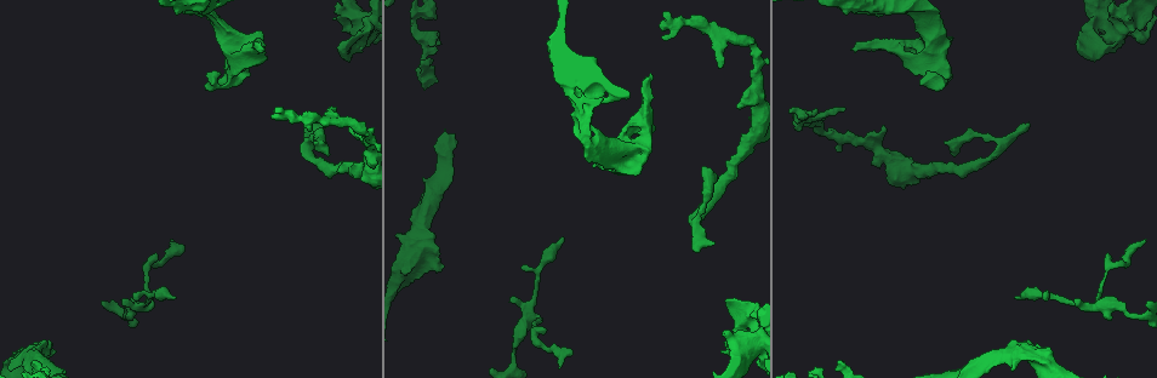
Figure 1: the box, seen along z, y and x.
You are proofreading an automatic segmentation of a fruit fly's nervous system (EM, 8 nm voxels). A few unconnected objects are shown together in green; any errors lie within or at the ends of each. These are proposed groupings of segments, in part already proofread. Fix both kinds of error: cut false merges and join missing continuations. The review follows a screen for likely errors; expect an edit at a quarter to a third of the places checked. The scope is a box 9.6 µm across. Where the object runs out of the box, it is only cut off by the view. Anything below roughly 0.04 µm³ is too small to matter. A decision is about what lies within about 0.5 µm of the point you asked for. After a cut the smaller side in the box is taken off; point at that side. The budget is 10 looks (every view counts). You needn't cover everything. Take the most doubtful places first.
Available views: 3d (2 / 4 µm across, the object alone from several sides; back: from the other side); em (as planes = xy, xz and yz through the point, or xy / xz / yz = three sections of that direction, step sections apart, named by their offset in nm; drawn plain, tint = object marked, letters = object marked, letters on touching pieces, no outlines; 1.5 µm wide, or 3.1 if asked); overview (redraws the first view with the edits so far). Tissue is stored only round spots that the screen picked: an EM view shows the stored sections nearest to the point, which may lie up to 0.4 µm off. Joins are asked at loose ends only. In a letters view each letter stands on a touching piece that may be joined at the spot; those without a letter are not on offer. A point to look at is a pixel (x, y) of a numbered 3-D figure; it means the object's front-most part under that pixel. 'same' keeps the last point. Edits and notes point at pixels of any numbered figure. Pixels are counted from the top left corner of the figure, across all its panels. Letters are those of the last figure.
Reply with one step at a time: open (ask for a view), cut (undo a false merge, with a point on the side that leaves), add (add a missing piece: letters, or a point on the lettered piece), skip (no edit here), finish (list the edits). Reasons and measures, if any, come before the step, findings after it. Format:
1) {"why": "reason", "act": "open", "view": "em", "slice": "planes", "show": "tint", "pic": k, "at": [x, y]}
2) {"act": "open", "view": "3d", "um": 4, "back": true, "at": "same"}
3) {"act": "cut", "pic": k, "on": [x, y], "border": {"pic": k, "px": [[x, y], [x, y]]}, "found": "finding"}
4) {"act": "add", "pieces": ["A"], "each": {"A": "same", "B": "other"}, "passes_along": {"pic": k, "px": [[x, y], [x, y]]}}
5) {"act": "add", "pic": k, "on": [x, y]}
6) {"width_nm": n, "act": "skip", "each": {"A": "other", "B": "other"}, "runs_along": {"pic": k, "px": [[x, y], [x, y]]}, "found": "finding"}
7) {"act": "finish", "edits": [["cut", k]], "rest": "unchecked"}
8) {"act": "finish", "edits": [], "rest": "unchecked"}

{"why": "branch stops here", "act": "open", "view": "em", "slice": "planes", "show": "letters", "pic": 1, "at": [853, 47]}

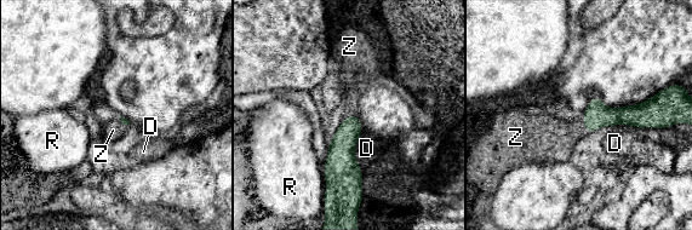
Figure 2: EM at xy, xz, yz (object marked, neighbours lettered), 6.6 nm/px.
{"act": "add", "pieces": ["Z"], "each": {"D": "other", "R": "other", "Z": "same"}, "passes_along": {"pic": 2, "px": [[596, 115], [584, 124], [550, 137]]}, "found": "the neuron continues"}

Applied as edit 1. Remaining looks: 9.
{"act": "open", "view": "overview"}

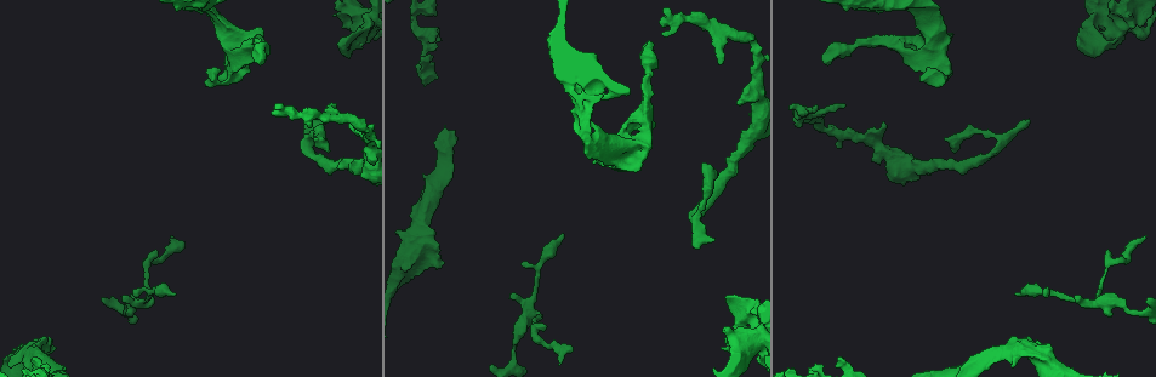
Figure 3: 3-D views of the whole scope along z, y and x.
{"why": "branch stops here", "act": "open", "view": "em", "slice": "yz", "step": 4, "show": "letters", "pic": 3, "at": [334, 16]}

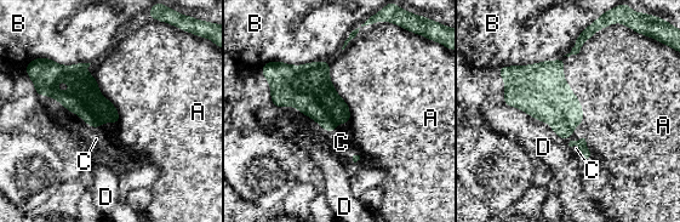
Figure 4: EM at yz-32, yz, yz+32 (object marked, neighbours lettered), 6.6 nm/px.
{"act": "open", "view": "em", "slice": "planes", "show": "letters", "at": "same"}

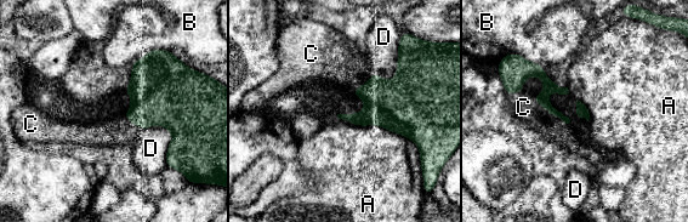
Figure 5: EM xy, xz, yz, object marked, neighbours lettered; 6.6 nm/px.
{"act": "add", "pieces": ["C"], "each": {"A": "other", "B": "other", "C": "same", "D": "other"}, "found": "the neuron continues"}

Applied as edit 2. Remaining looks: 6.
{"why": "redraw", "act": "open", "view": "overview"}

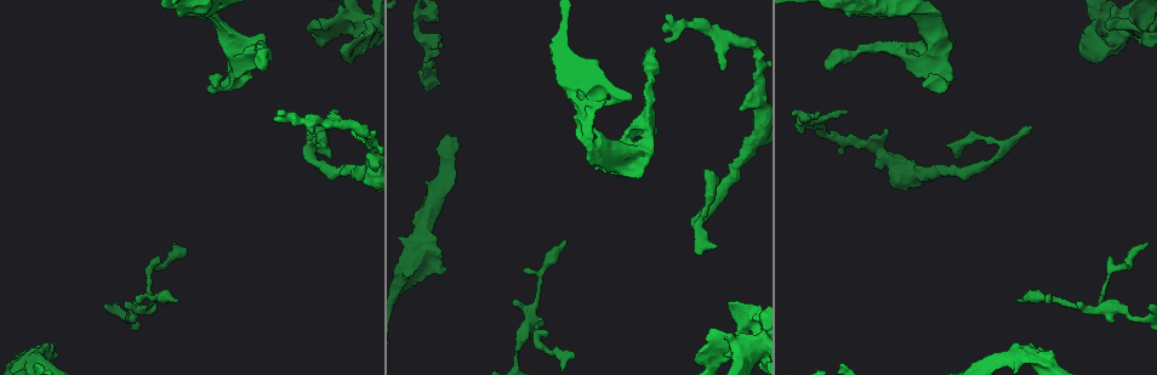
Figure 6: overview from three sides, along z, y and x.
{"why": "branch stops here", "act": "open", "view": "em", "slice": "planes", "show": "letters", "pic": 6, "at": [1032, 128]}

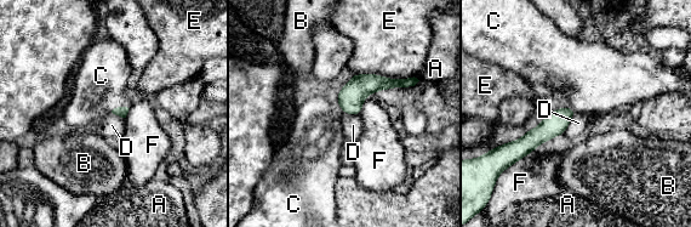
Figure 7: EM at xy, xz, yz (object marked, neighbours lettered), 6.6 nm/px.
{"act": "add", "pieces": ["C"], "each": {"A": "other", "B": "other", "C": "same", "D": "other", "E": "other", "F": "other"}, "passes_along": {"pic": 7, "px": [[121, 112], [119, 107], [101, 75]]}, "found": "the neuron continues"}

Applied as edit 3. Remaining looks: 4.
{"why": "redraw", "act": "open", "view": "overview"}

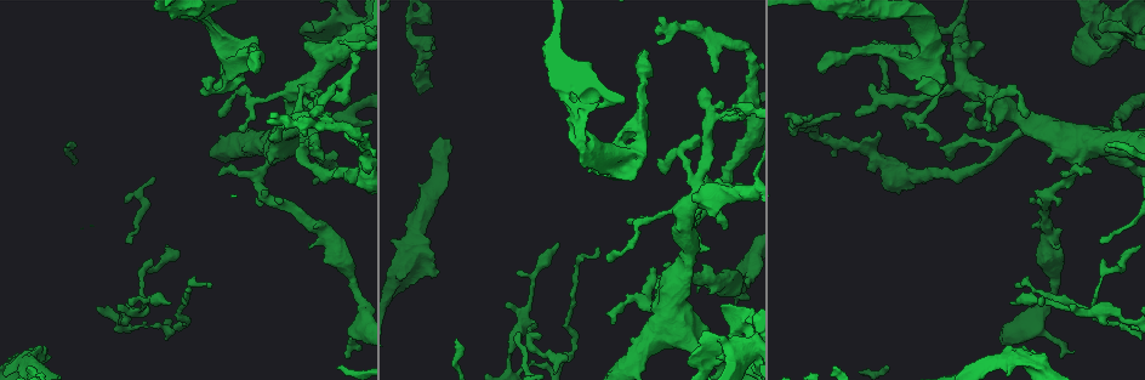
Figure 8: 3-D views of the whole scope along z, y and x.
{"why": "a fork", "act": "open", "view": "3d", "um": 4, "pic": 8, "at": [23, 355]}

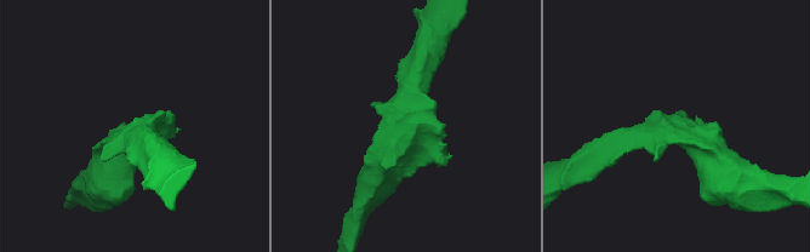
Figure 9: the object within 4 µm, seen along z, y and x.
{"act": "open", "view": "em", "slice": "xz", "step": 8, "show": "tint", "pic": 9, "at": [685, 134]}

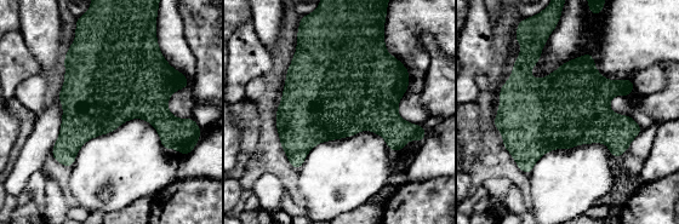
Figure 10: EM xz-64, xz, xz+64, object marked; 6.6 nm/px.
{"why": "cut it another way", "act": "open", "view": "em", "slice": "planes", "show": "letters", "at": "same"}

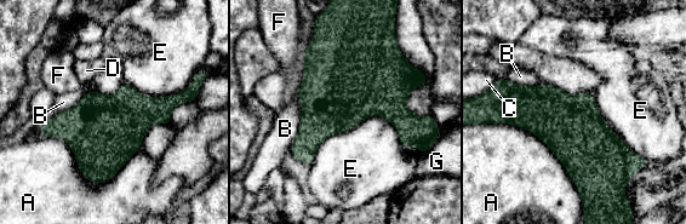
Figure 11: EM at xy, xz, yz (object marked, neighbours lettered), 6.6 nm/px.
{"width_nm": 380, "act": "skip", "each": {"A": "other", "B": "other", "C": "other", "D": "other", "E": "other", "F": "other", "G": "other"}, "border": {"pic": 11, "px": [[296, 95], [301, 121], [291, 145]]}, "found": "one neuron here"}

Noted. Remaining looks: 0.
{"act": "finish", "edits": [["add", 2], ["add", 5], ["add", 7]], "rest": "unchecked"}

